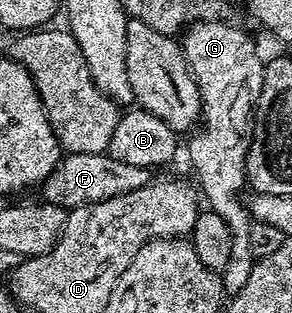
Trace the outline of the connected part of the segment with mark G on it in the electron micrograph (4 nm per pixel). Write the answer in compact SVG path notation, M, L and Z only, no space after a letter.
M196 21L184 30L179 41L185 52L185 62L201 92L201 120L189 141L189 161L193 164L196 184L204 200L205 197L209 200L208 208L231 227L231 259L227 259L227 267L219 271L224 292L229 295L244 287L253 270L254 257L248 246L251 218L248 208L237 202L237 196L247 185L245 156L249 150L251 118L255 95L261 89L265 74L263 57L257 54L256 43L233 24L229 21Z

